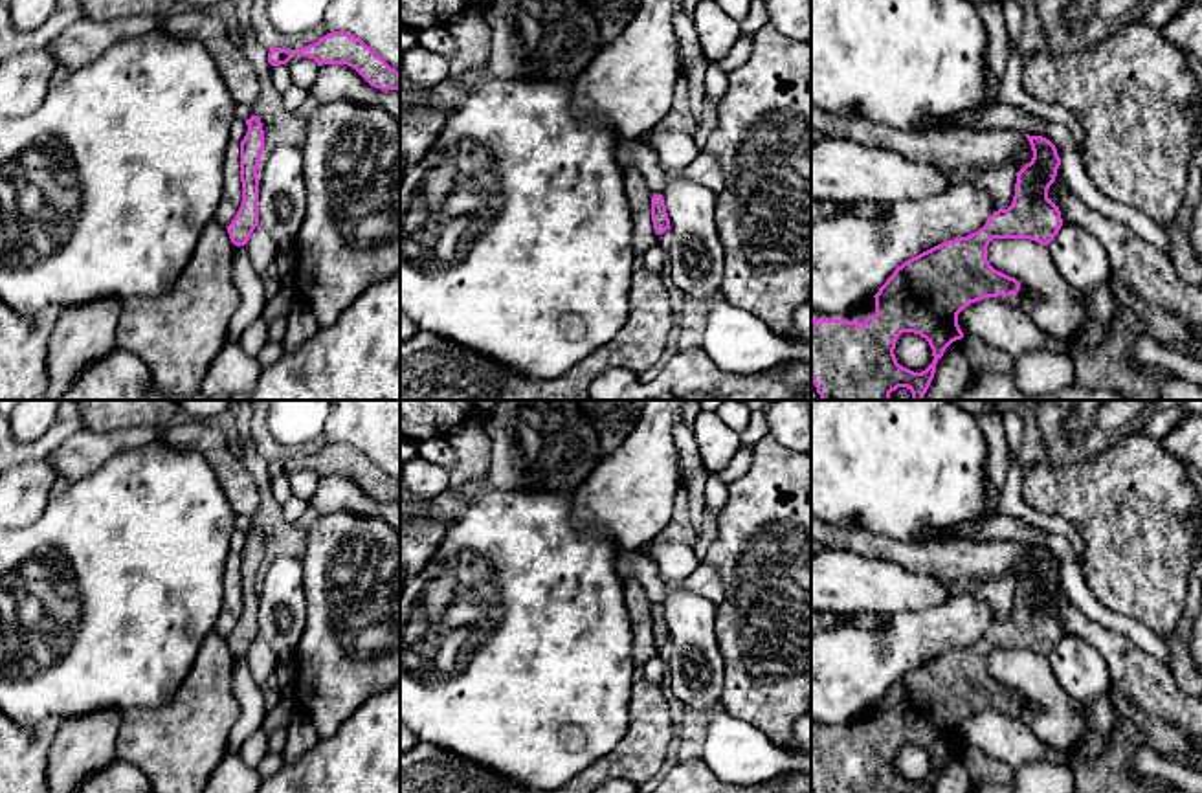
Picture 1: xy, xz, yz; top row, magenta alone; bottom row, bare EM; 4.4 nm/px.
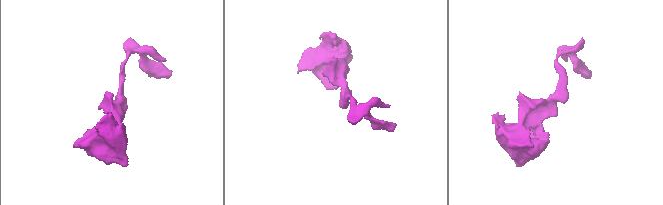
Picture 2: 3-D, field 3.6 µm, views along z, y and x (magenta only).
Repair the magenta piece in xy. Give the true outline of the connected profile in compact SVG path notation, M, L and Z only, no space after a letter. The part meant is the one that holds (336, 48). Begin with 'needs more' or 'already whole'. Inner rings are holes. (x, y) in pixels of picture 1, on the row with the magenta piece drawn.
already whole; M332 31L295 53L314 59L317 66L347 64L374 88L400 90L400 73L376 55L362 39L345 31Z

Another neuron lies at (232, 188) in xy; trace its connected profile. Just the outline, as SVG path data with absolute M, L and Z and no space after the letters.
M229 140L222 169L222 196L215 211L215 220L229 226L242 202L240 182L240 143Z

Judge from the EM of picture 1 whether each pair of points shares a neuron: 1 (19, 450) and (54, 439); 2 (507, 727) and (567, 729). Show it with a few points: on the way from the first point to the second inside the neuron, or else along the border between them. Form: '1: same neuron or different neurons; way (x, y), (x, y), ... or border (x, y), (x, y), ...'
1: same neuron; way (28, 450), (44, 446)
2: same neuron; way (522, 727), (553, 727)

